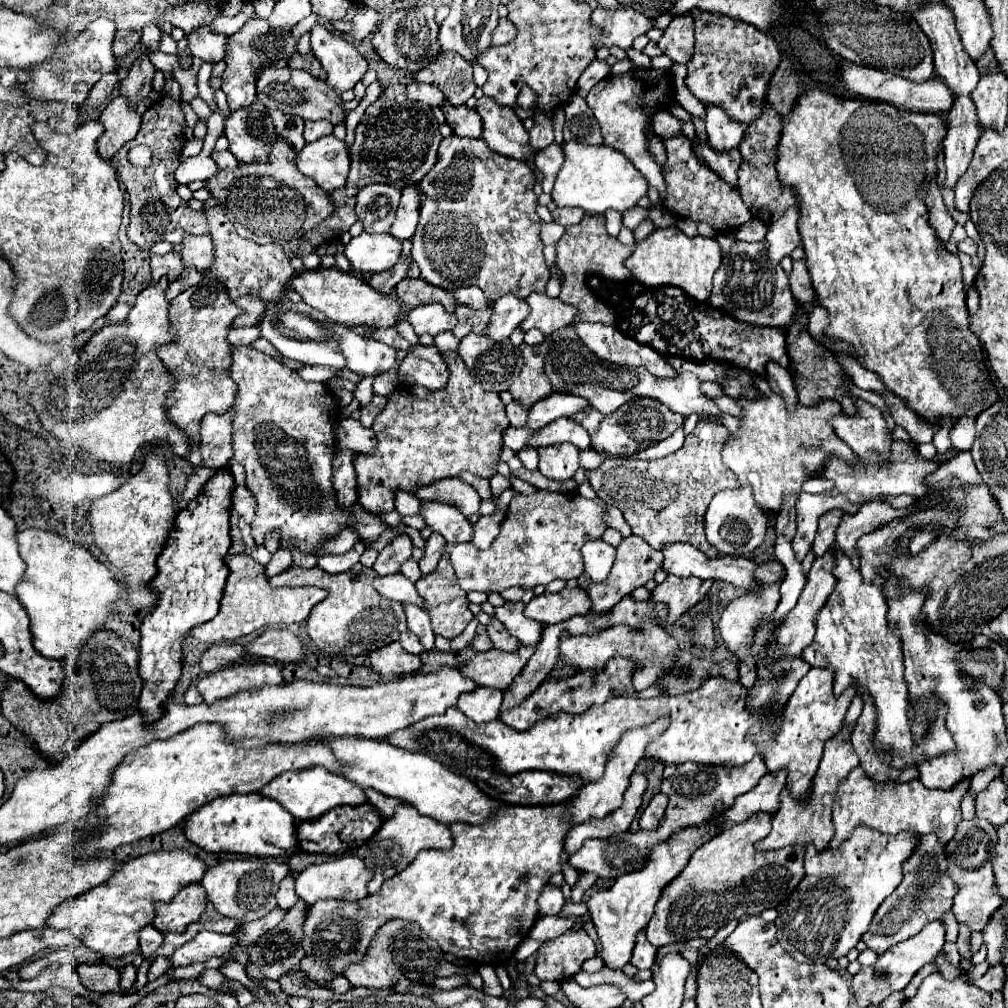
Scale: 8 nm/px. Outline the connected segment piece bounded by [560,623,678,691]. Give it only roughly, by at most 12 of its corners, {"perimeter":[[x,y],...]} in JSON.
{"perimeter":[[618,623],[560,637],[560,655],[600,671],[620,655],[644,691],[670,673],[678,641],[662,627]]}

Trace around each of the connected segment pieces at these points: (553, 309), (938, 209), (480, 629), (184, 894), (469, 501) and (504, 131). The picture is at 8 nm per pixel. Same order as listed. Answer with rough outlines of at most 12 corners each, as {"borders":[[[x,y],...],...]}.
{"borders":[[[544,293],[528,295],[522,331],[550,335],[570,325],[572,305]],[[936,179],[930,181],[928,221],[940,241],[948,241],[956,221],[944,207]],[[484,625],[476,627],[472,647],[476,651],[492,649]],[[190,883],[170,903],[154,903],[152,925],[182,933],[206,907],[206,891]],[[460,479],[416,487],[422,501],[444,501],[466,517],[478,513],[480,495]],[[476,101],[482,139],[492,151],[534,159],[528,131],[512,107]]]}

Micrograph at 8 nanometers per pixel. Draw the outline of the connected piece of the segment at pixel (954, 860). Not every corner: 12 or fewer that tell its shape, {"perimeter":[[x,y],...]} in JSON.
{"perimeter":[[960,821],[946,843],[954,915],[982,933],[1000,907],[996,829]]}

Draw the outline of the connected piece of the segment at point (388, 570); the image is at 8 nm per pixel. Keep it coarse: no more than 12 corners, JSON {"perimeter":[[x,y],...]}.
{"perimeter":[[406,533],[394,537],[378,555],[378,575],[400,573],[410,559],[412,541]]}

